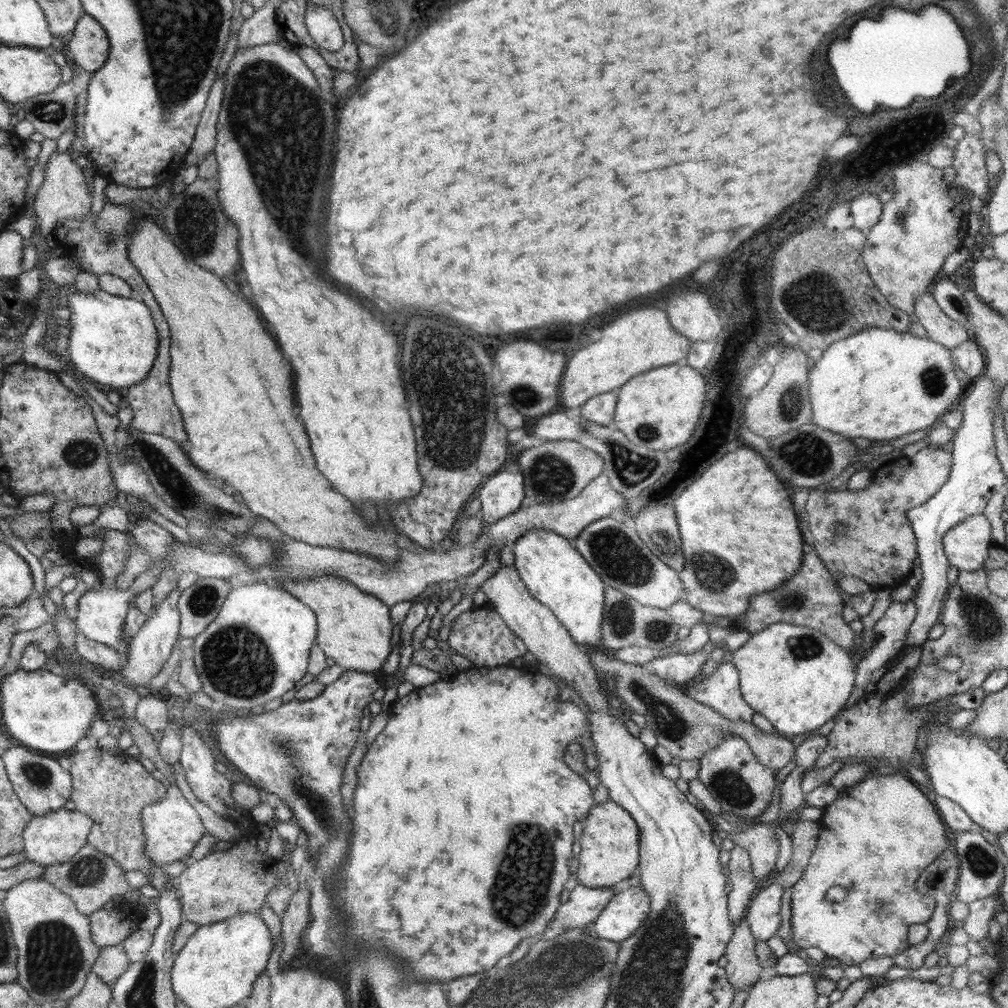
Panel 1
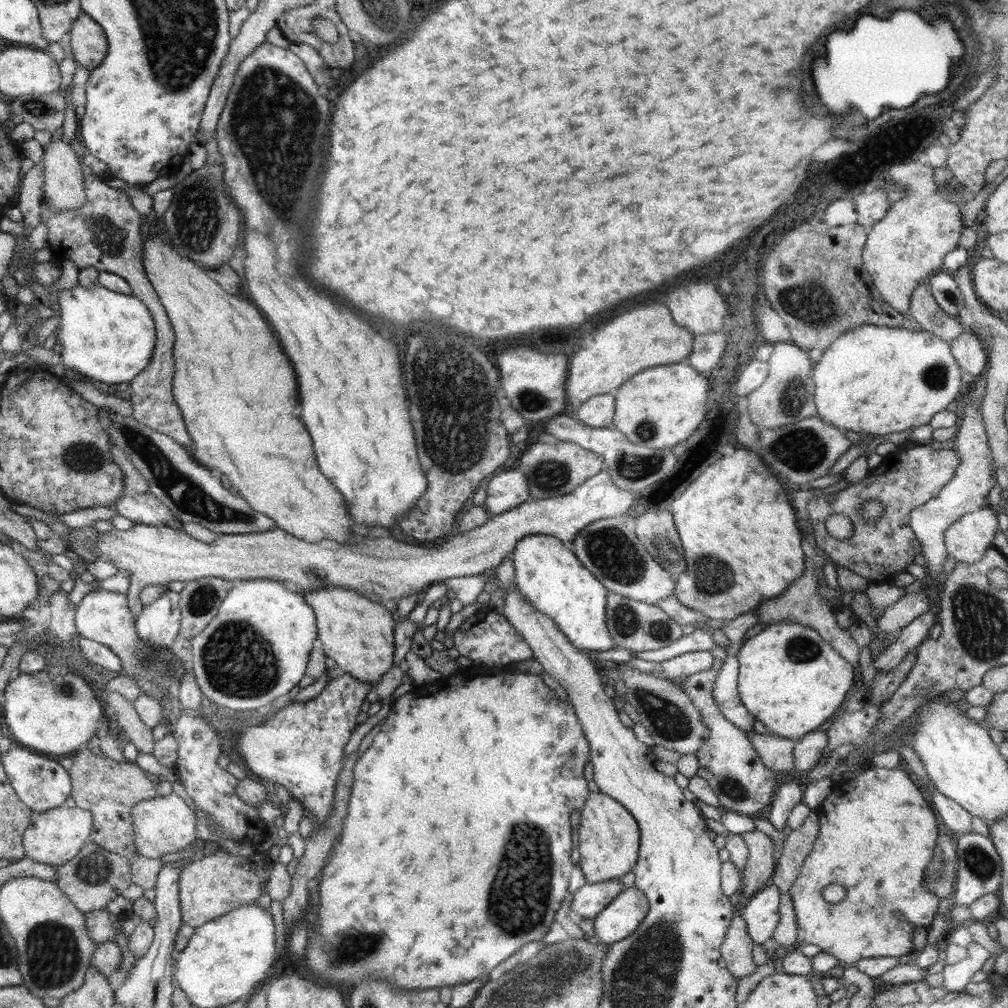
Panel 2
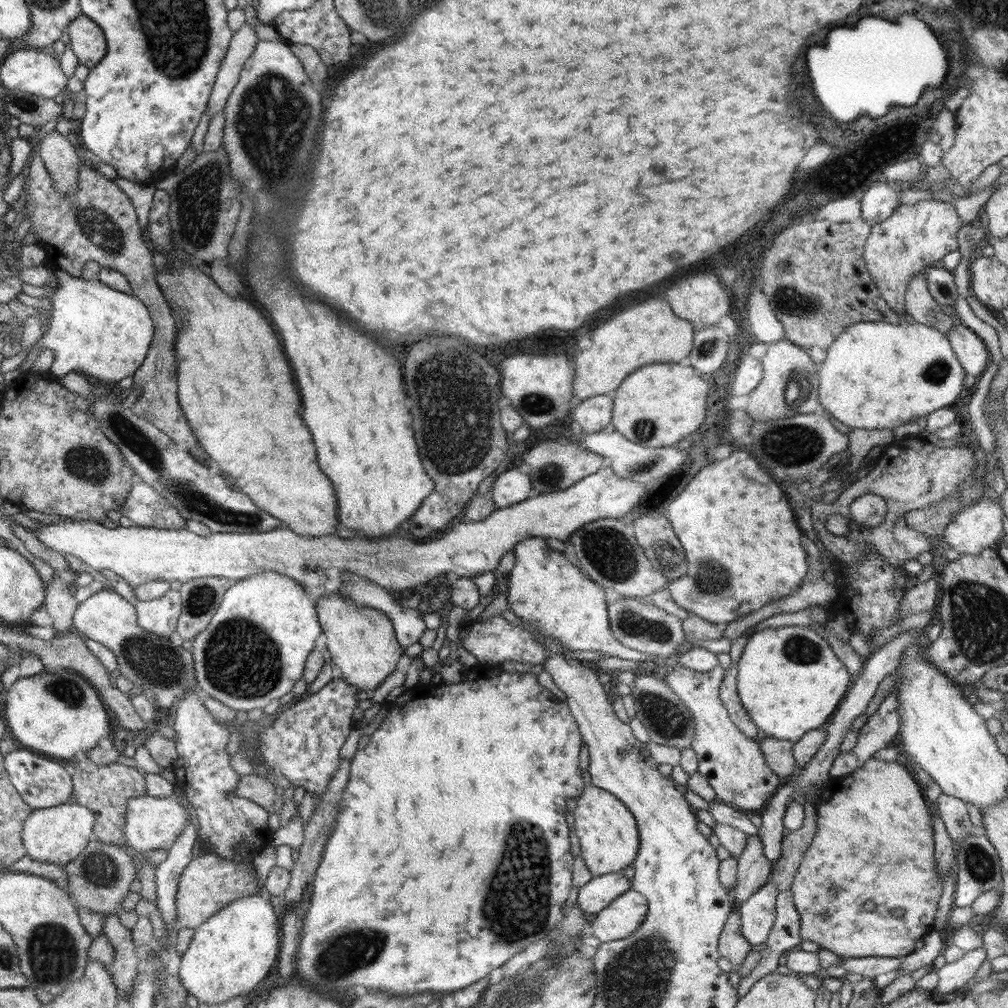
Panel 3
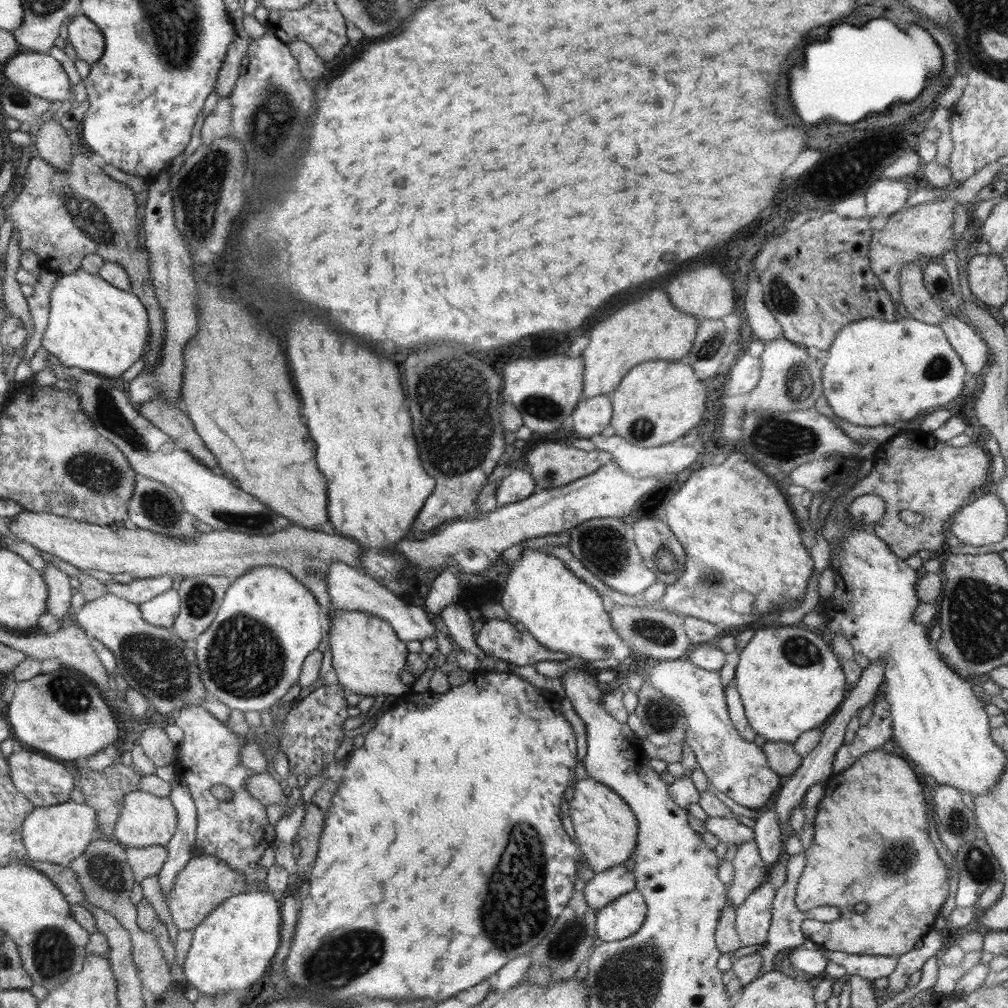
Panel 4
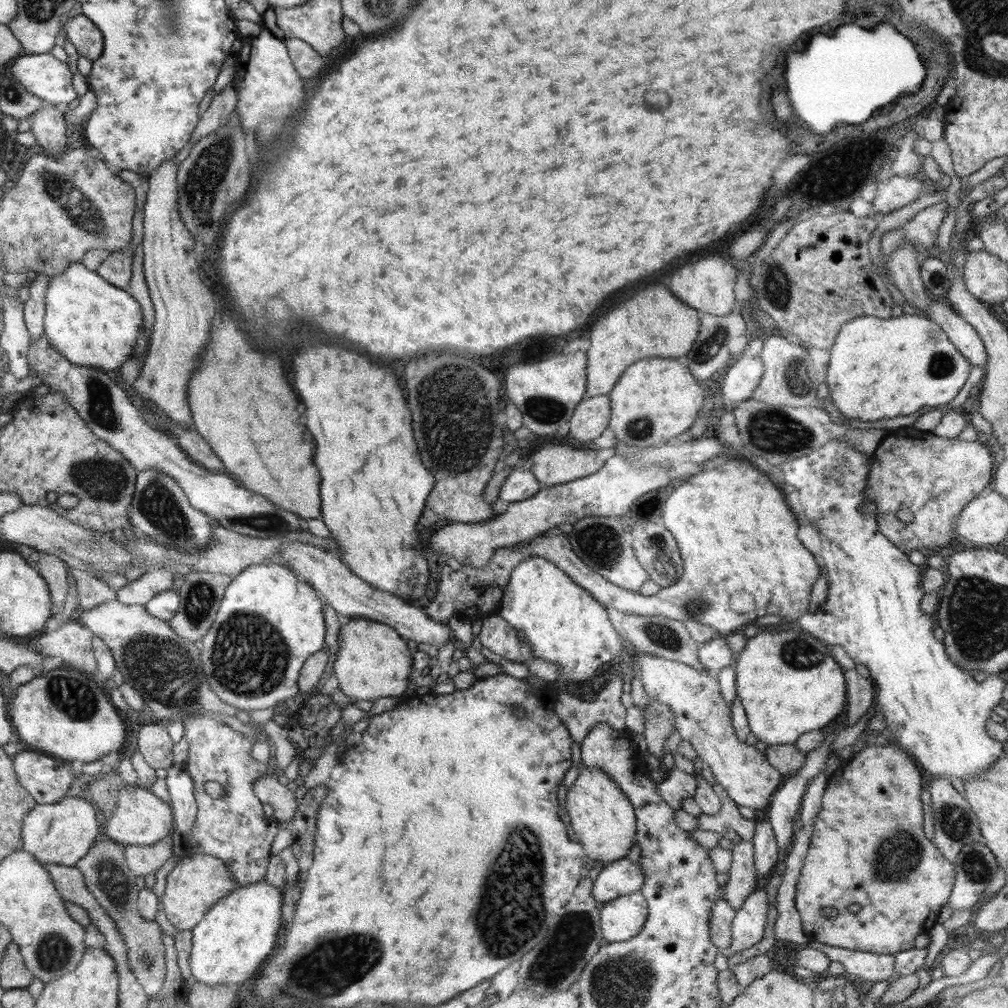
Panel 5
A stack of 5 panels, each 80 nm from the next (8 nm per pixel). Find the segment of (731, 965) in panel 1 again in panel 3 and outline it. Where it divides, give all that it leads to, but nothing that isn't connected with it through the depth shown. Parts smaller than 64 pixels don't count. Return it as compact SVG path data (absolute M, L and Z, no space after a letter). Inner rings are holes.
M735 907L727 916L725 927L722 929L718 950L720 956L728 958L732 964L732 970L736 971L744 959L747 958L749 952L755 948L744 938L741 931L741 916L738 908Z

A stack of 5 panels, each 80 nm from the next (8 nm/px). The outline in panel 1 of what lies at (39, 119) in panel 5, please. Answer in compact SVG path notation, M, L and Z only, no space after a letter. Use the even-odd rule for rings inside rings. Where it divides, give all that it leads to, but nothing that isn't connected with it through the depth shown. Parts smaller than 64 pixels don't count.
M69 150L64 153L56 151L50 157L45 166L45 179L35 196L34 210L37 215L37 226L39 227L36 240L39 238L42 243L61 220L66 218L82 220L90 212L92 206L91 192L88 189L88 184L86 184L84 172L81 167L76 165L74 157L70 155Z

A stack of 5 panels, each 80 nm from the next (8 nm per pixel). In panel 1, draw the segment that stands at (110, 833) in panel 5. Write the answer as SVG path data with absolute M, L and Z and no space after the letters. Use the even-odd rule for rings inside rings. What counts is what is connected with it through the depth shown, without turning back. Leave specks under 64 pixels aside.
M176 784L168 788L164 799L142 809L141 819L146 837L146 856L159 867L178 861L186 861L196 843L206 832L198 812L188 803Z

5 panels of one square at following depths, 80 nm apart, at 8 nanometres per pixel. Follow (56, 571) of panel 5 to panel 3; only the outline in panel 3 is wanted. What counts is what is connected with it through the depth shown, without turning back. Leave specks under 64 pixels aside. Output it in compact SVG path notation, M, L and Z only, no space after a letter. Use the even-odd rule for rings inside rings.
M54 574L52 581L46 586L45 601L42 606L52 617L56 633L70 632L74 629L73 616L78 603L68 585Z

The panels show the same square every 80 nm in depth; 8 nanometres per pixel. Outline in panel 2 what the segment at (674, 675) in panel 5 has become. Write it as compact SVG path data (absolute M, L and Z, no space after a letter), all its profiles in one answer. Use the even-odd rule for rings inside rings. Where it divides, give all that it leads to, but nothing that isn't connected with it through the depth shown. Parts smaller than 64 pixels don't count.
M715 657L710 670L682 676L675 684L688 695L700 711L706 726L706 741L696 754L699 760L697 775L709 784L722 809L755 817L769 808L775 794L777 774L760 761L756 748L743 730L722 716L713 697L713 686L722 666L725 666L724 661Z

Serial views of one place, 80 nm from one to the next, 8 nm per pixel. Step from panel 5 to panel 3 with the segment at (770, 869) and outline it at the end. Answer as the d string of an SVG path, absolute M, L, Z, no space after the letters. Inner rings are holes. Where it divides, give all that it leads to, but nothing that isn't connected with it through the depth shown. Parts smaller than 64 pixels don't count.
M782 783L760 812L762 827L760 827L758 836L761 838L766 860L773 863L781 855L781 842L787 833L782 818L784 818L786 808L793 801L792 797L794 797L792 787Z

